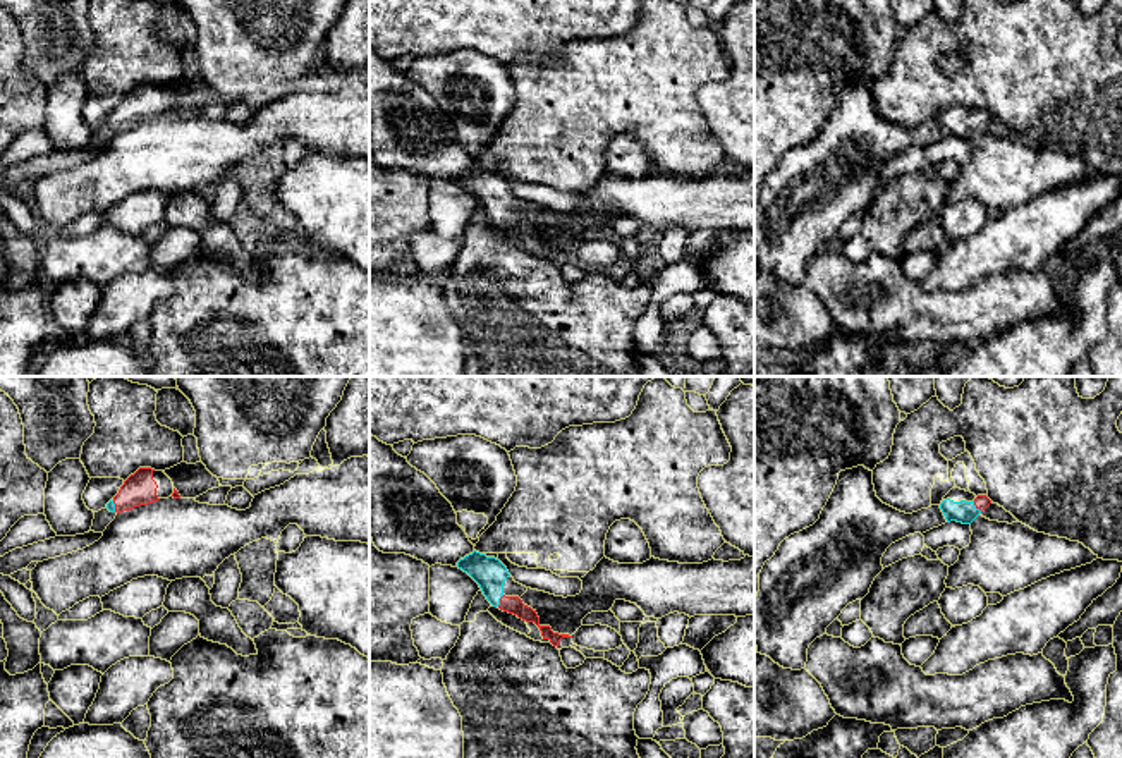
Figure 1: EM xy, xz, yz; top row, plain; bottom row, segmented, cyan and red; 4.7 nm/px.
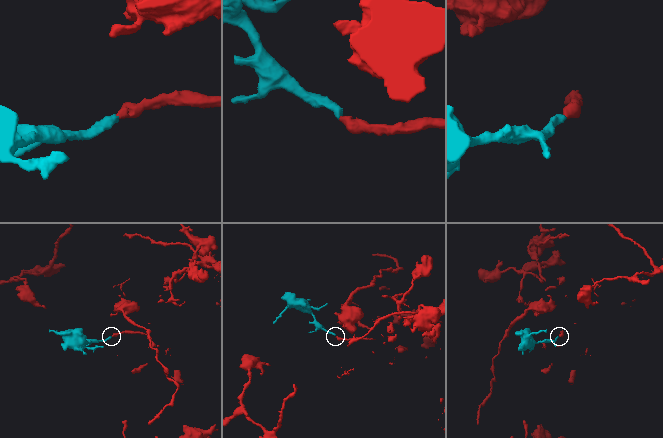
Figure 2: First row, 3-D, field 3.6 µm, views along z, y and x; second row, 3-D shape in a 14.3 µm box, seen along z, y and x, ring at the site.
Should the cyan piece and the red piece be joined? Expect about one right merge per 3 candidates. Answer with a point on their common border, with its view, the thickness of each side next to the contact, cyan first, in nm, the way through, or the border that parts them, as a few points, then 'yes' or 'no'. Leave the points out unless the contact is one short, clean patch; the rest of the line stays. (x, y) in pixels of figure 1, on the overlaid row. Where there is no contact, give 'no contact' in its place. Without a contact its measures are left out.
meets cyan in yz at (975, 506); 100 nm thick on the cyan side, 70 nm on the other; runs through yz (966, 513), (975, 506), (981, 502); yes

